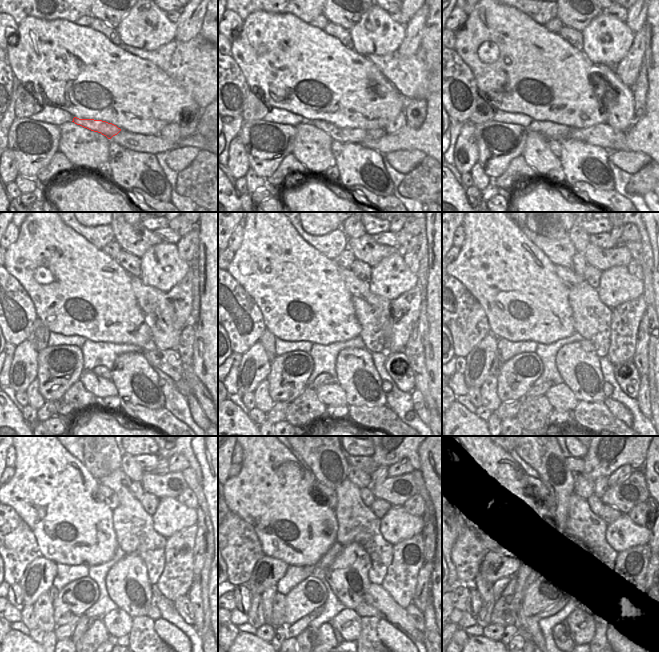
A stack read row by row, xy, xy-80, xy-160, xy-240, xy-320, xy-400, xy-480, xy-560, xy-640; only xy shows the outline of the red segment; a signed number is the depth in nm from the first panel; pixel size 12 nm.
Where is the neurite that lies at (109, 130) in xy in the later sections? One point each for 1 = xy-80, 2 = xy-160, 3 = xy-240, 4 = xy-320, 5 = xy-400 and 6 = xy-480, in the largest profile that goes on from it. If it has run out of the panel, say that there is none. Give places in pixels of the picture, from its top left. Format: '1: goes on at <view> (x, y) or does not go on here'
1: goes on at xy-80 (343, 135)
2: goes on at xy-160 (602, 135)
3: goes on at xy-240 (169, 362)
4: goes on at xy-320 (397, 364)
5: goes on at xy-400 (626, 374)
6: goes on at xy-480 (182, 605)

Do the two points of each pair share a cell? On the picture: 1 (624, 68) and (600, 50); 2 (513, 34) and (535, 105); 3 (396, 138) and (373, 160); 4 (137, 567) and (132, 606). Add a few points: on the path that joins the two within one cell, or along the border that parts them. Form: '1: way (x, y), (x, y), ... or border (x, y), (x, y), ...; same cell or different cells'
1: border (631, 43), (626, 55), (615, 66); different cells
2: way (513, 52), (513, 57), (535, 79), (535, 87); same cell
3: border (358, 144), (372, 148), (381, 155); different cells
4: way (137, 577), (137, 596); same cell

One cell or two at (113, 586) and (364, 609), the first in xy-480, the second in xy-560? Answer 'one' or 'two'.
two

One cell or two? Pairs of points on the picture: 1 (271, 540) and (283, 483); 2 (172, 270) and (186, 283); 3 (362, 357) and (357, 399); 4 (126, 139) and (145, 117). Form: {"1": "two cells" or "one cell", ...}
{"1": "one cell", "2": "two cells", "3": "one cell", "4": "two cells"}

